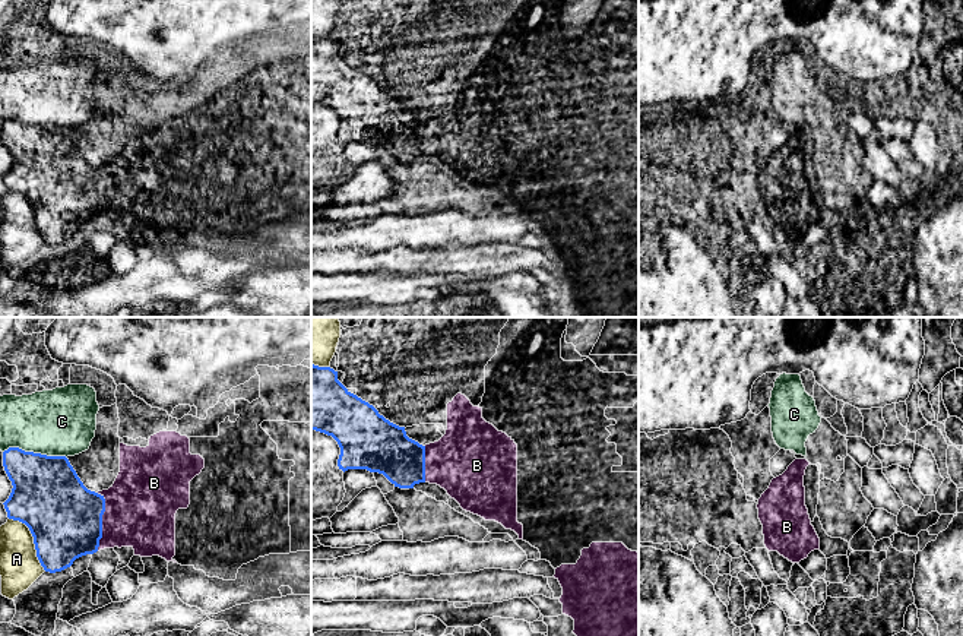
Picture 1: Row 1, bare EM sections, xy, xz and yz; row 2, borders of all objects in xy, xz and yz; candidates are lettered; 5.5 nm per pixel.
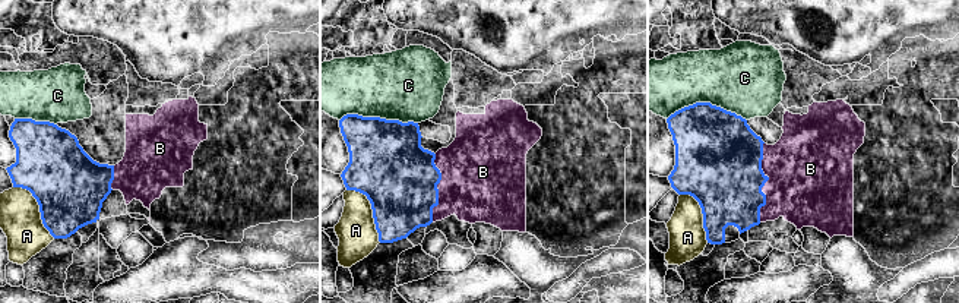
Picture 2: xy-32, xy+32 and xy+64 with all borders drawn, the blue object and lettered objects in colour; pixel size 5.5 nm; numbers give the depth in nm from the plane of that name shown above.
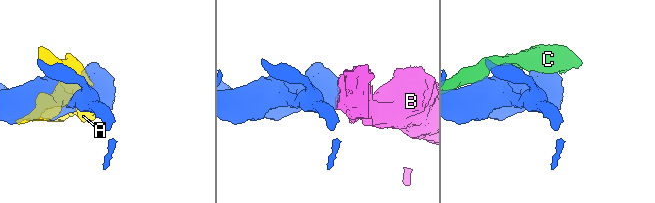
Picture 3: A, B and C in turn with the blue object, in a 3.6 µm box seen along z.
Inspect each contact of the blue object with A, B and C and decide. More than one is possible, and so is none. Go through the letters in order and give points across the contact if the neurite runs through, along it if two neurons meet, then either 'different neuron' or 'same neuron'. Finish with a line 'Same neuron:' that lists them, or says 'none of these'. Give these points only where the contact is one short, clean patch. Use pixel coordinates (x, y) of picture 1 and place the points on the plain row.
A: different neuron
B: same neuron
C: border along xy (3, 123), (21, 120), (47, 127), (63, 127), (66, 130); different neuron
Same neuron: B

